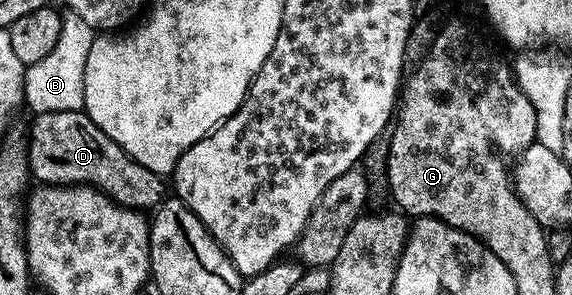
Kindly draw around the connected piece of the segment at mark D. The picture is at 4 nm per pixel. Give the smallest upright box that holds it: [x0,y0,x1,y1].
[28,110,168,209]

